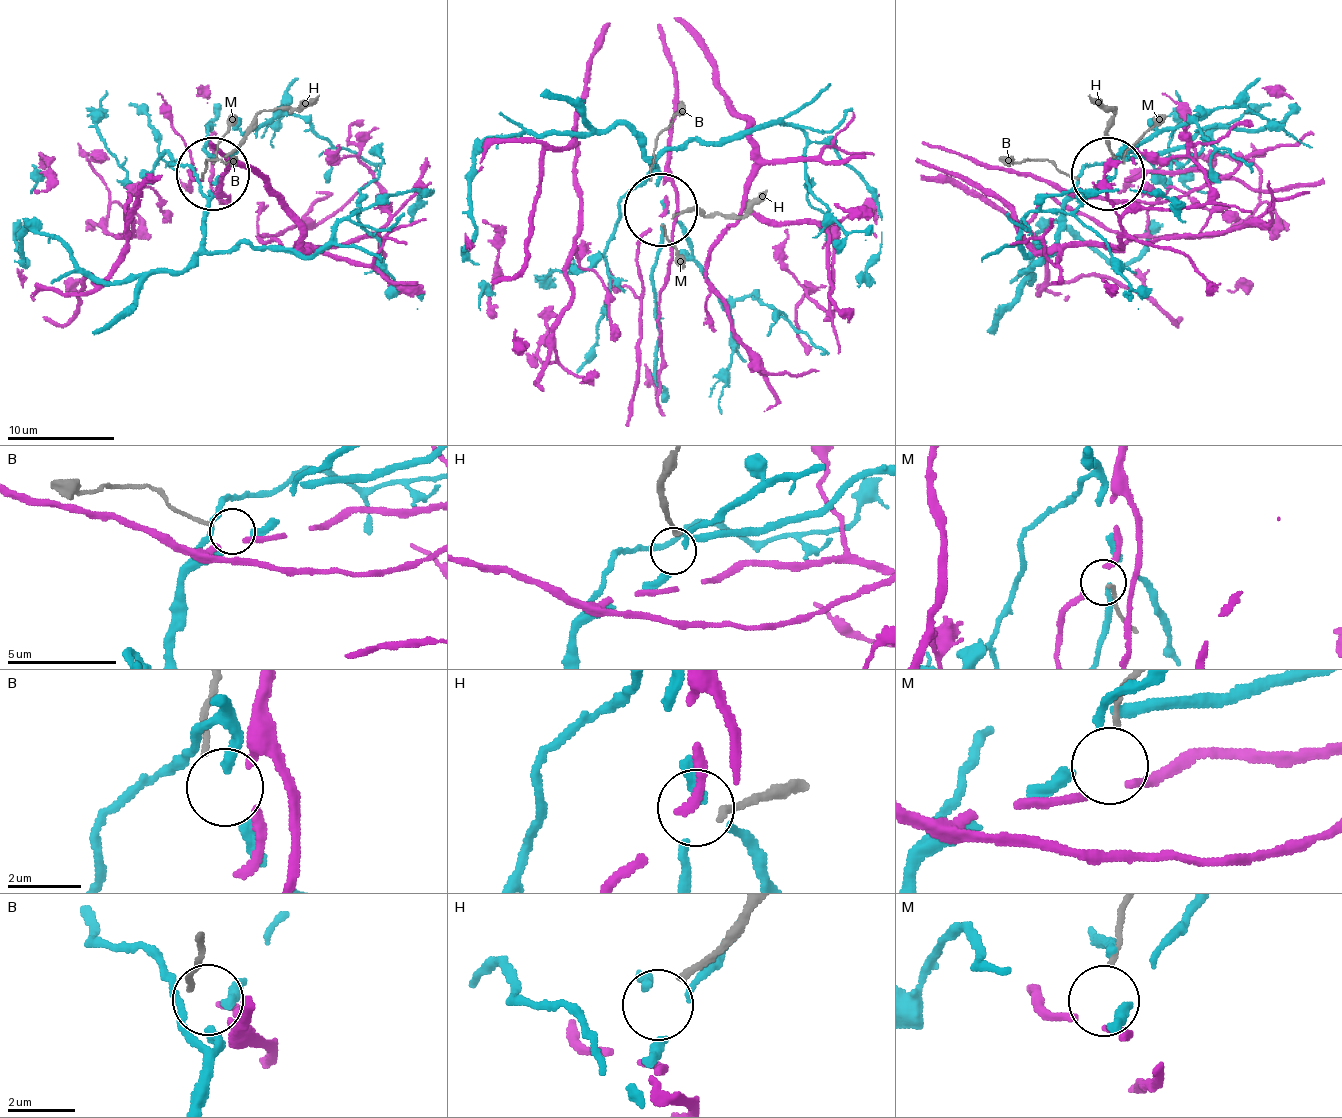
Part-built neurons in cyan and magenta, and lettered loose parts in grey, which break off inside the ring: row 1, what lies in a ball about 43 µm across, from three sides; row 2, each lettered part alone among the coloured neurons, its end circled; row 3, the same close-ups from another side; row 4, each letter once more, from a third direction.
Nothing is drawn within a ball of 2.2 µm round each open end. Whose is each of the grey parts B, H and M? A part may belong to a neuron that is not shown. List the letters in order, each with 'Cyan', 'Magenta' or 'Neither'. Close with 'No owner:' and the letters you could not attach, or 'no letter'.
B: Neither
H: Neither
M: Magenta
No owner: B, H

